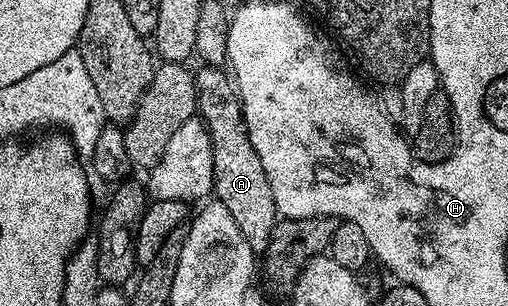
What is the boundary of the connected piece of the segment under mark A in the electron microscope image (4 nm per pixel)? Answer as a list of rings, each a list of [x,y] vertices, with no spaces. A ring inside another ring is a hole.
[[[202,65],[195,74],[197,83],[197,108],[211,136],[213,149],[213,194],[222,202],[253,251],[264,252],[269,246],[271,232],[279,220],[267,172],[259,164],[259,156],[249,139],[249,129],[241,111],[241,99],[230,75],[216,66]],[[225,73],[225,74],[224,74]]]

